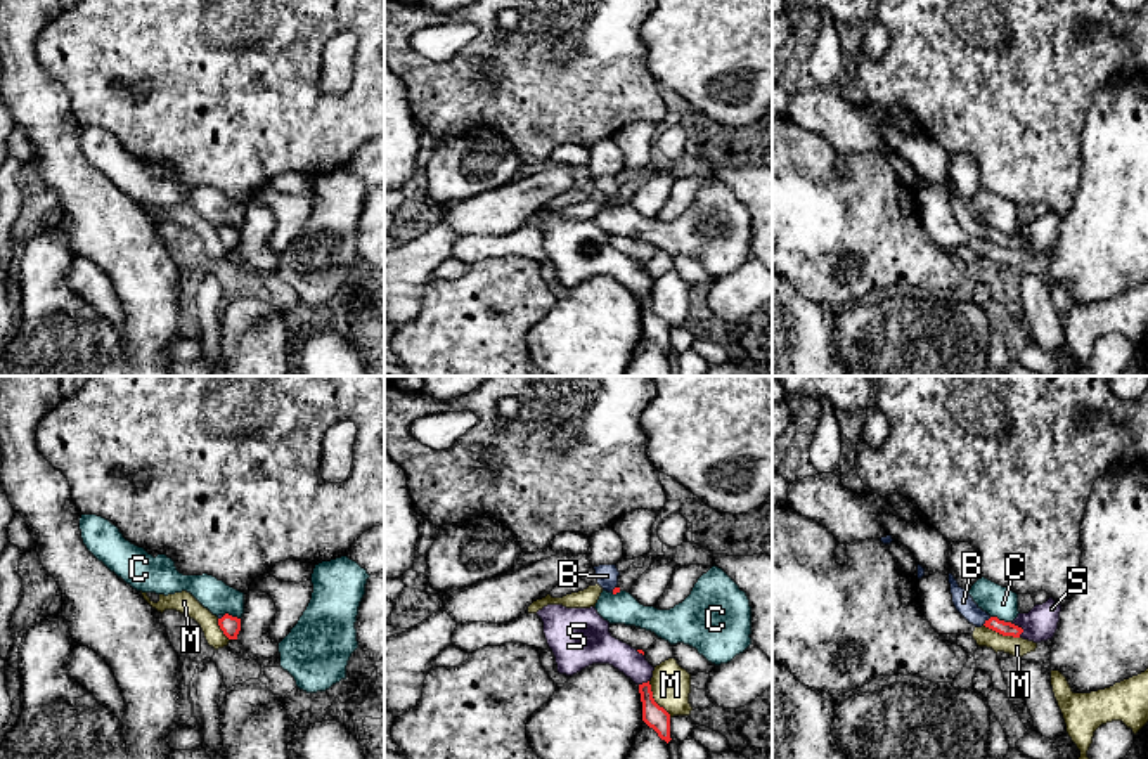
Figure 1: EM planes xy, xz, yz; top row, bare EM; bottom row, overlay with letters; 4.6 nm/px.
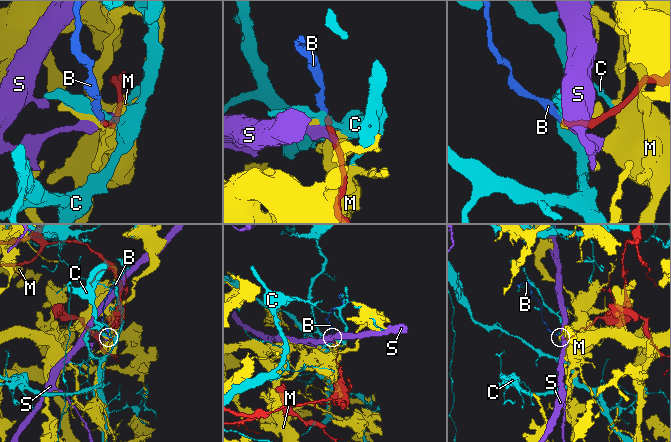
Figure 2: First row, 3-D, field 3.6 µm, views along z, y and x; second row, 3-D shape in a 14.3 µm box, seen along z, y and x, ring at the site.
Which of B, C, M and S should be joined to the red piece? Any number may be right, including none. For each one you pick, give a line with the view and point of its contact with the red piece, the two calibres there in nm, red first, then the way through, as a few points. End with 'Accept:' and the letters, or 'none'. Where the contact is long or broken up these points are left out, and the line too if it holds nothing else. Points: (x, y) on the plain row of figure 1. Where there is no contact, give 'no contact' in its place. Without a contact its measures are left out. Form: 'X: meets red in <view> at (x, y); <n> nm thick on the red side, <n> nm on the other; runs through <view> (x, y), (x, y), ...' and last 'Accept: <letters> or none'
B: meets red in yz at (986, 233); 70 nm thick on the red side, 90 nm on the other; runs through yz (1003, 240), (986, 233), (963, 214)
Accept: B

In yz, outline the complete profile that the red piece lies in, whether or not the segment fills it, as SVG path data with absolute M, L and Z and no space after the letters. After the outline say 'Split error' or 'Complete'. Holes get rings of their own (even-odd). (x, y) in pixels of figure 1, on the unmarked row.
M949 185L949 196L951 196L951 206L952 206L952 215L956 222L973 237L977 239L989 239L1003 248L1013 248L1020 250L1023 244L1022 239L999 232L997 229L990 229L987 224L984 224L970 208L966 201L963 201L958 192L954 191L952 185Z. Split error

